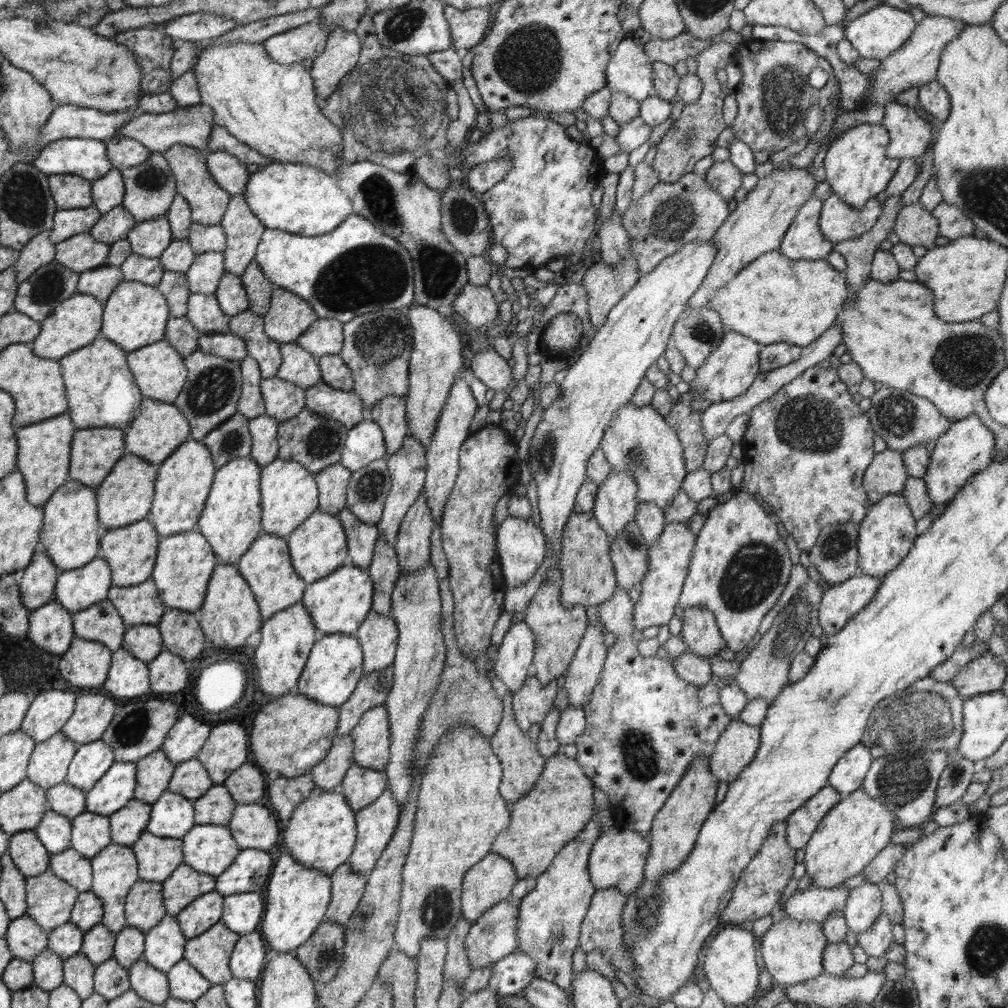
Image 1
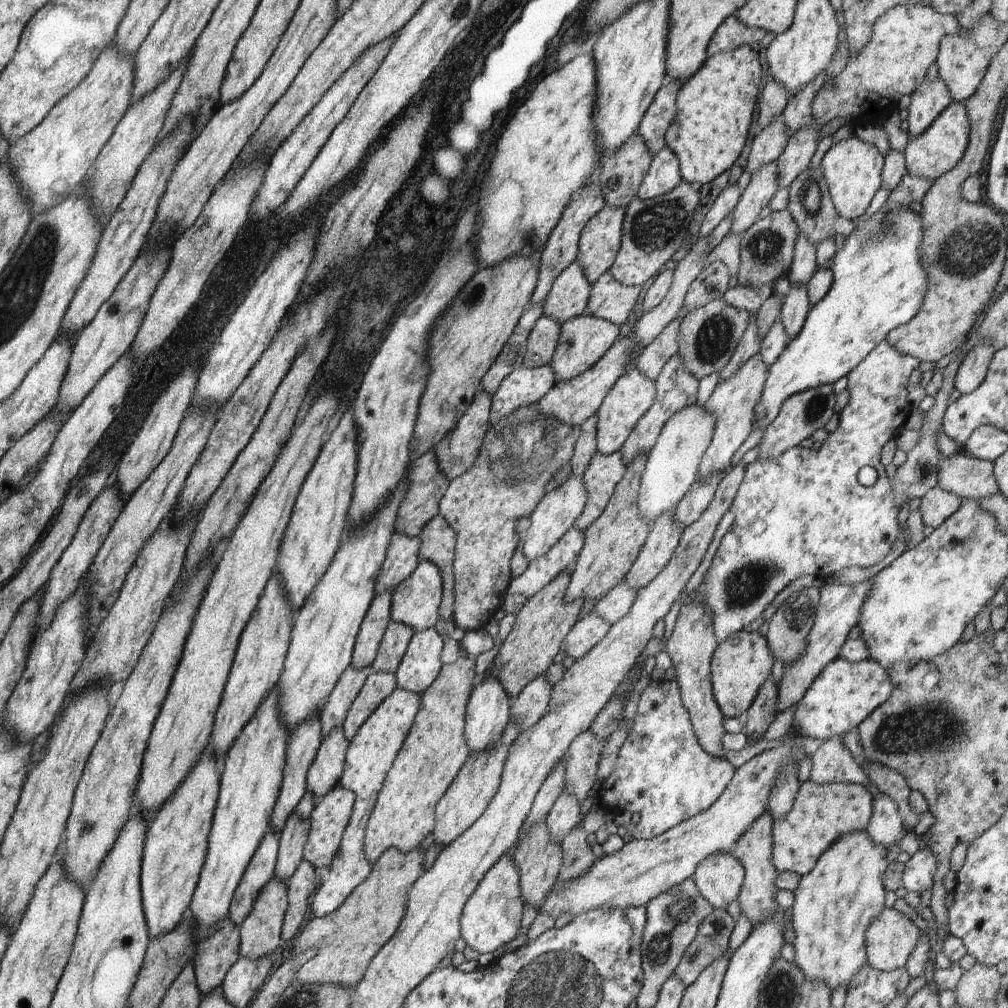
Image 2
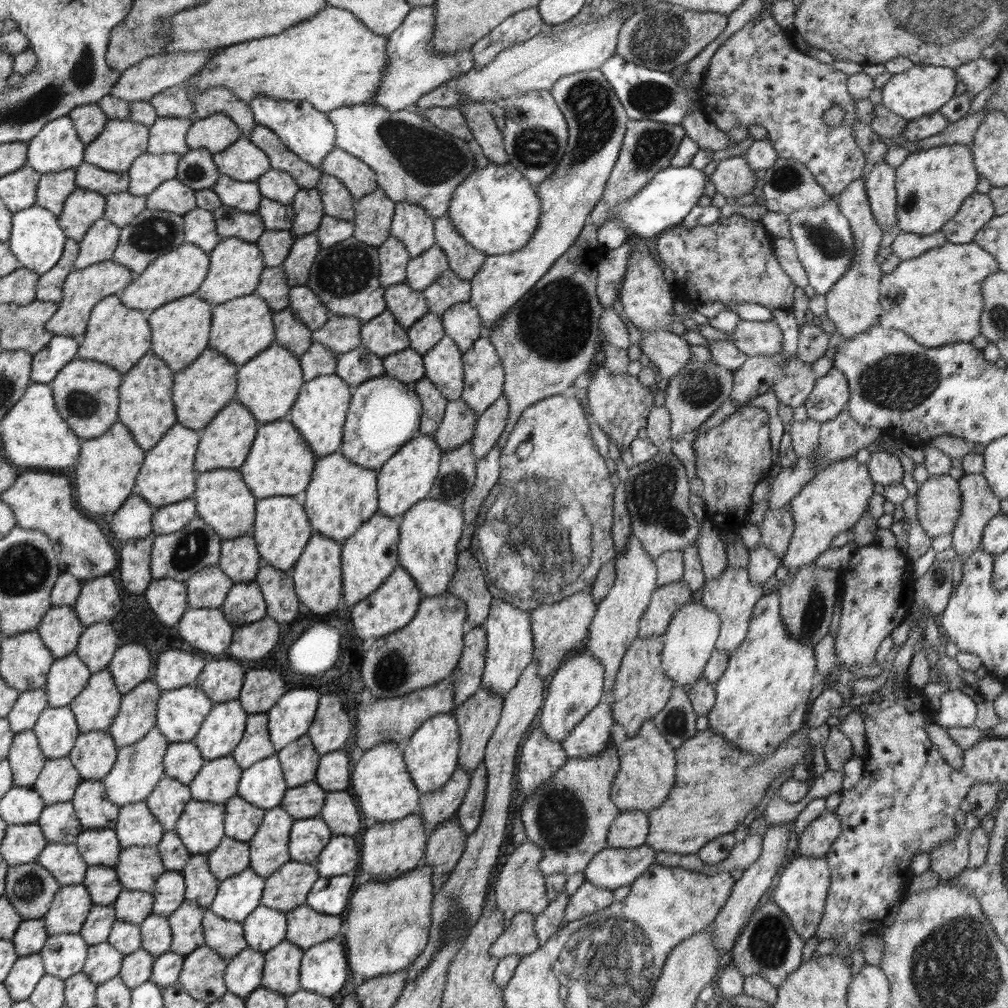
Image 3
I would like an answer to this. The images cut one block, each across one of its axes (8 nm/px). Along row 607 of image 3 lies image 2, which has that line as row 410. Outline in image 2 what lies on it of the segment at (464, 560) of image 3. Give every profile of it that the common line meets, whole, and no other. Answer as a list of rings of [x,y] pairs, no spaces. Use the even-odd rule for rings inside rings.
[[[480,389],[474,396],[473,402],[469,405],[468,411],[458,420],[456,427],[449,431],[438,445],[434,446],[440,471],[450,481],[469,470],[479,456],[483,439],[490,426],[491,407],[492,396]]]

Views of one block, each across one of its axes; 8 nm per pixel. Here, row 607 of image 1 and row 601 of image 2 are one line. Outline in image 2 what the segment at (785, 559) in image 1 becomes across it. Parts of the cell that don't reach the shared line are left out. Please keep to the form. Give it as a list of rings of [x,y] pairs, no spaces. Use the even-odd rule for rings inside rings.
[[[886,340],[881,344],[878,344],[877,348],[874,348],[850,372],[848,376],[849,384],[847,390],[850,394],[848,405],[840,412],[840,426],[834,433],[830,433],[828,438],[822,442],[822,447],[818,452],[812,449],[802,448],[800,445],[786,450],[781,453],[777,458],[773,459],[757,459],[752,464],[748,464],[745,469],[745,478],[743,479],[742,485],[738,490],[737,496],[735,497],[734,503],[732,504],[731,511],[736,514],[732,528],[724,534],[716,555],[712,560],[712,566],[705,573],[702,583],[694,590],[691,591],[688,596],[682,600],[682,605],[687,604],[690,595],[695,592],[699,595],[705,606],[708,606],[710,613],[712,614],[713,623],[713,634],[718,644],[726,641],[730,636],[737,634],[738,632],[744,631],[744,628],[749,624],[752,624],[756,619],[761,618],[764,610],[776,599],[776,596],[783,590],[786,589],[794,580],[804,576],[816,576],[822,578],[830,578],[836,575],[840,570],[844,568],[869,568],[878,562],[882,561],[886,555],[890,552],[893,543],[895,542],[898,534],[900,534],[900,524],[897,520],[899,510],[896,509],[893,500],[893,491],[891,488],[891,480],[885,472],[885,467],[881,462],[882,448],[899,435],[900,431],[904,428],[907,419],[909,418],[910,412],[912,412],[912,406],[907,398],[908,380],[915,369],[919,368],[920,362],[909,355],[904,355],[894,349]],[[866,465],[874,467],[878,472],[878,481],[872,487],[864,487],[857,481],[857,475],[861,468]]]

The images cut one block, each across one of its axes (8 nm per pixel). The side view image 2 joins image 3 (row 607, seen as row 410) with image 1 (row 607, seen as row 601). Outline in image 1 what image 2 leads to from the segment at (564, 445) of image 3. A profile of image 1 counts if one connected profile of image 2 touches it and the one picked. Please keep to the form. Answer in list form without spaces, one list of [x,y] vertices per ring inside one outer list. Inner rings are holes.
[[[488,424],[462,442],[459,454],[458,476],[450,493],[450,498],[444,507],[441,518],[440,544],[449,565],[449,586],[454,599],[454,632],[455,639],[466,658],[470,658],[475,666],[482,668],[488,660],[486,650],[491,645],[492,630],[503,613],[504,596],[507,587],[502,575],[501,563],[498,557],[496,532],[499,525],[494,520],[494,508],[504,494],[517,492],[520,463],[518,457],[518,434],[508,434],[504,427]]]

